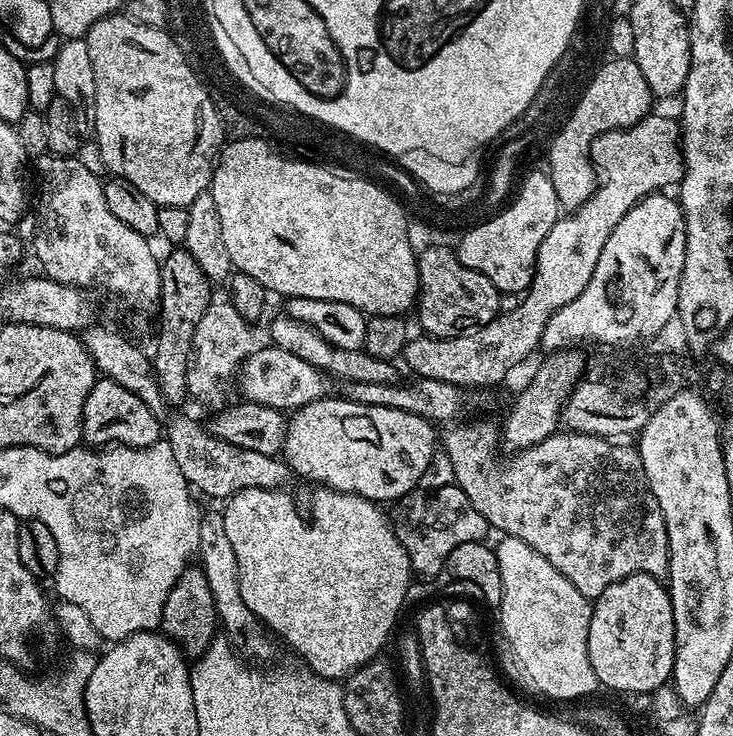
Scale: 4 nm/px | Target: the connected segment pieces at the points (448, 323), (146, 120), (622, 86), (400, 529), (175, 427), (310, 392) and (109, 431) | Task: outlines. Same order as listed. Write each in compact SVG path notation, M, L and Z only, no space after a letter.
M434 245L418 252L416 258L418 266L418 278L420 279L420 295L416 297L414 316L420 319L421 333L429 336L458 336L473 328L481 328L490 323L501 313L498 306L500 291L486 278L486 274L478 274L478 270L470 270L470 266L462 266L462 262L456 257L455 251L446 245Z
M113 14L94 22L94 26L88 31L88 45L90 46L90 63L94 66L94 103L92 106L92 122L94 133L96 132L96 148L100 151L100 160L109 168L112 176L121 176L125 184L134 186L150 198L159 207L178 206L179 208L189 208L198 198L198 194L209 191L212 182L212 170L222 151L225 138L220 135L220 128L217 127L216 116L212 113L211 104L208 98L201 91L200 85L193 79L193 71L189 58L184 57L182 49L176 45L174 37L164 28L154 26L142 26L134 22L126 14Z
M620 58L617 64L604 69L591 86L591 92L580 104L579 111L572 115L571 124L559 136L555 143L548 147L546 171L554 182L554 194L558 194L561 209L575 210L581 208L592 196L597 186L596 173L590 159L590 146L603 132L613 132L619 128L634 126L644 116L649 115L648 108L654 103L650 86L642 78L635 59Z
M455 484L406 493L391 505L390 519L394 534L398 542L402 542L417 577L443 573L454 546L462 546L462 542L483 541L484 535L490 532L484 515L474 510L470 498L466 498L464 491Z
M172 416L166 420L166 439L174 450L174 462L186 478L186 482L201 497L213 496L219 502L242 490L251 488L283 489L290 477L290 469L280 456L258 454L258 450L242 450L242 446L230 446L213 436L203 423L191 420L188 416Z
M275 346L267 347L257 347L240 365L238 381L240 380L240 392L244 400L253 400L256 404L281 410L295 410L315 400L323 400L331 393L328 391L334 384L327 373L286 350Z
M107 378L97 379L86 398L86 406L82 410L82 440L88 446L116 446L122 448L145 448L161 439L162 424L156 415L126 386L118 386L118 382Z

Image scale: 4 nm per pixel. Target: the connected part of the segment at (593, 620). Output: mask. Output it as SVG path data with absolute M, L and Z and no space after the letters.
M630 574L630 578L622 578L622 582L614 582L614 586L606 586L602 594L592 604L592 617L590 618L590 630L588 631L588 653L590 654L590 666L594 666L594 674L601 685L613 688L621 694L652 692L656 687L667 685L672 679L672 667L674 666L674 610L668 597L668 589L657 577L650 574Z

